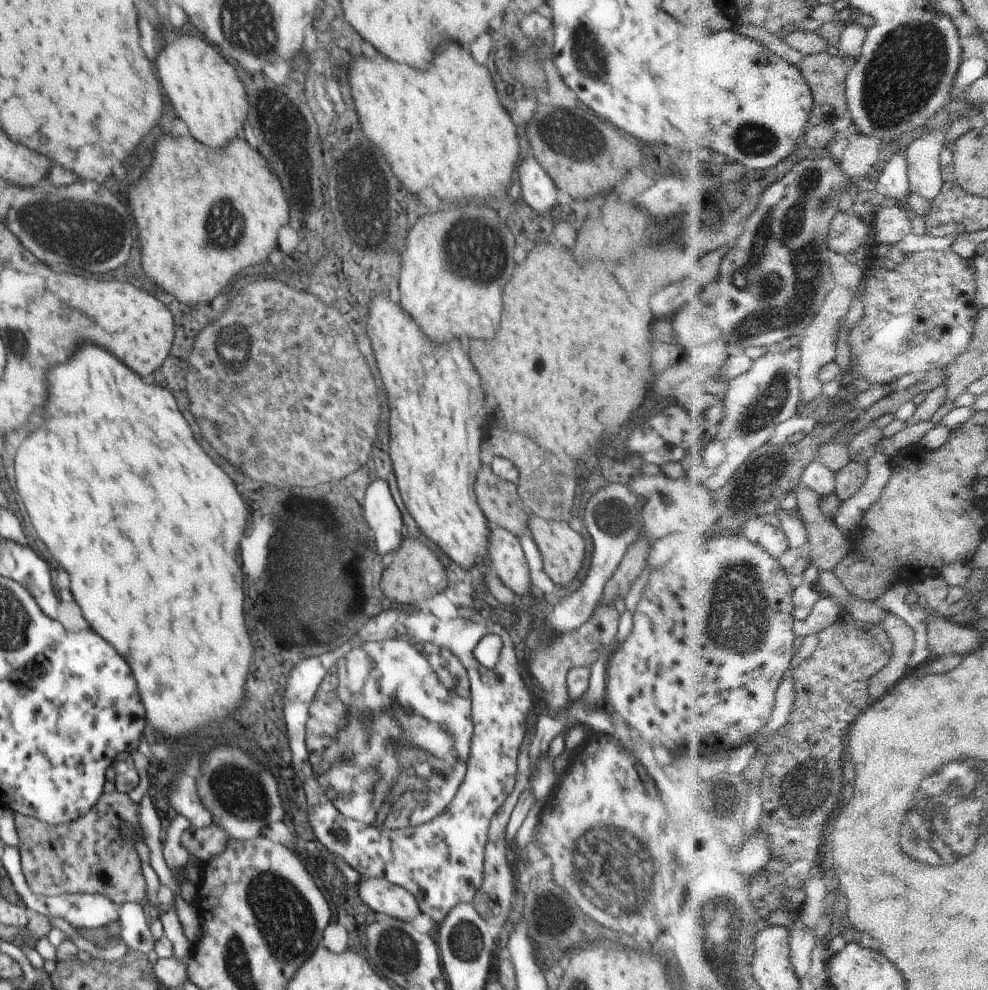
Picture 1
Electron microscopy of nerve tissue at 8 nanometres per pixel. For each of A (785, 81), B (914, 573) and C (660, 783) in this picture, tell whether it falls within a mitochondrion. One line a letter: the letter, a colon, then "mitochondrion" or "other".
A: other
B: other
C: other

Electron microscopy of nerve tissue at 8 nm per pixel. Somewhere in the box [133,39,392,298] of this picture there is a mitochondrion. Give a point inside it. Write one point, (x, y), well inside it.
(226, 225)

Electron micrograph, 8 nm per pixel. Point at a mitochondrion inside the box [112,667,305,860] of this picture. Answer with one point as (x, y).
(236, 787)

